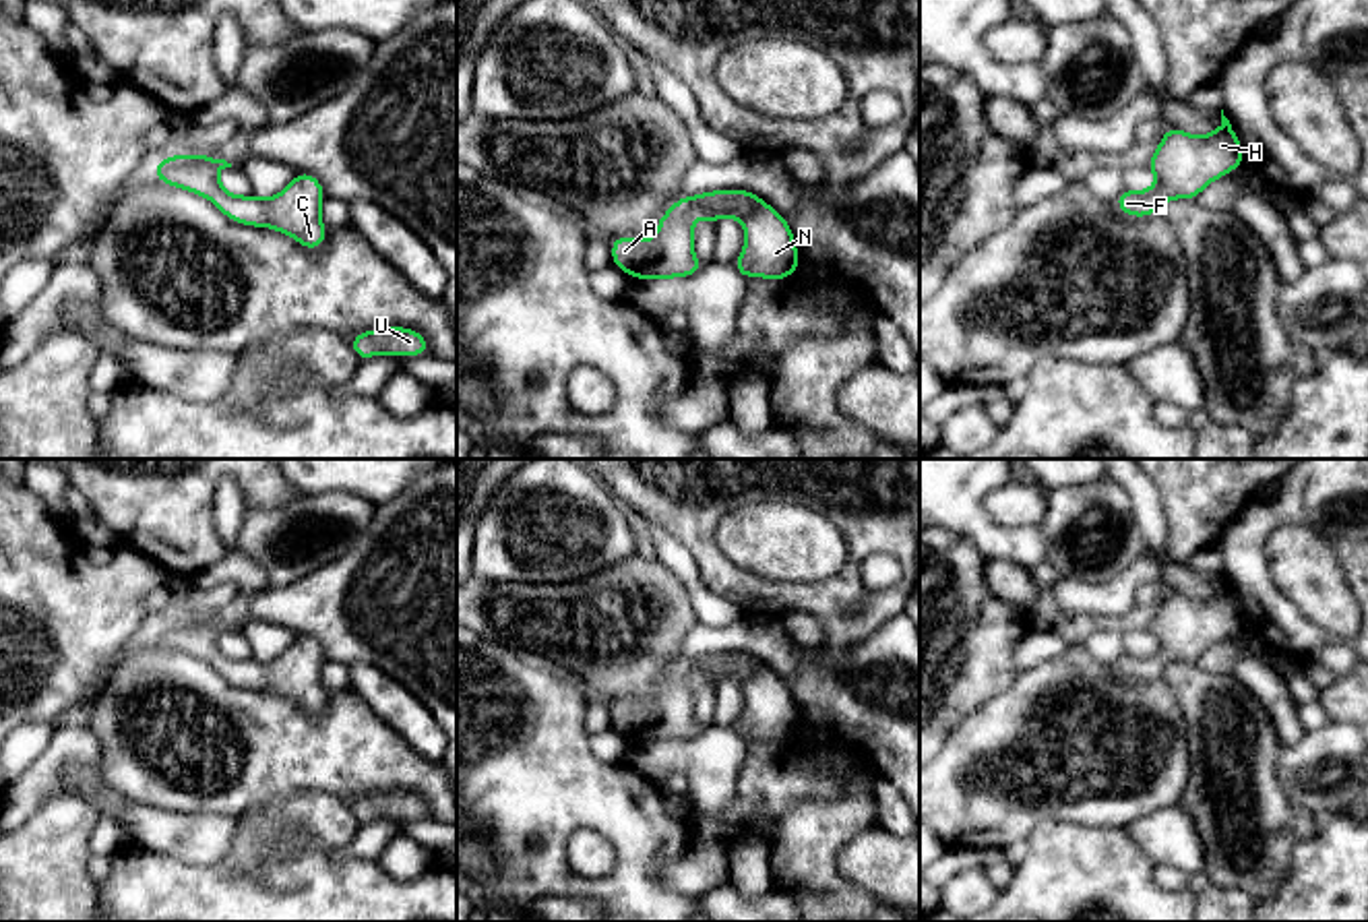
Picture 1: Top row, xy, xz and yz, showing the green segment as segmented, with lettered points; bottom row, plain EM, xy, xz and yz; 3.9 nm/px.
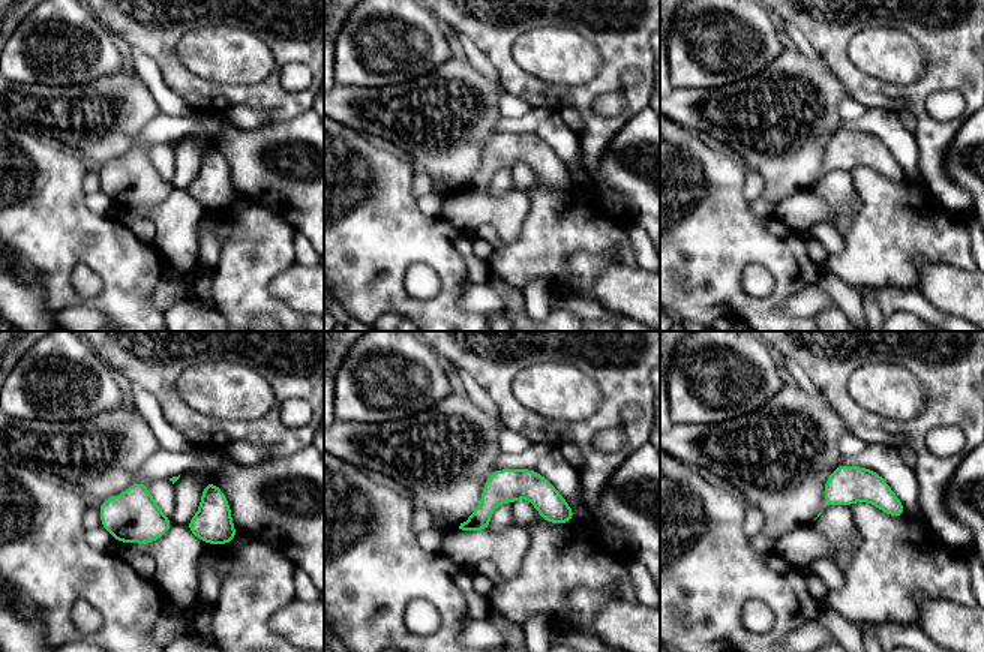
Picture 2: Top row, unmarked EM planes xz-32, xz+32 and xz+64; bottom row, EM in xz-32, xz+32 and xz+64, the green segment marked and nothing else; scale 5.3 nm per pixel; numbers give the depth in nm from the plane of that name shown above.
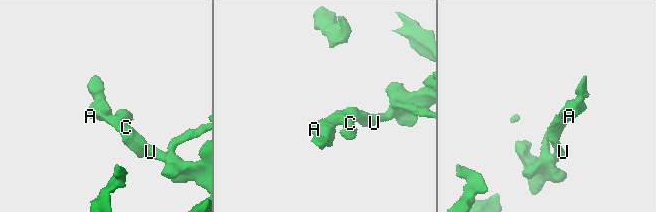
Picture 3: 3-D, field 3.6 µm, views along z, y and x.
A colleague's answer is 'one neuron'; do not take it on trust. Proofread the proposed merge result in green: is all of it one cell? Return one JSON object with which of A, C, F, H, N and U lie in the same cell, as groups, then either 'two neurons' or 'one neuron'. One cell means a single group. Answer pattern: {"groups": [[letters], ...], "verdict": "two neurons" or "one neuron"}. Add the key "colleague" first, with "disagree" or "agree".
{"colleague": "agree", "groups": [["A", "C", "F", "H", "N", "U"]], "verdict": "one neuron"}

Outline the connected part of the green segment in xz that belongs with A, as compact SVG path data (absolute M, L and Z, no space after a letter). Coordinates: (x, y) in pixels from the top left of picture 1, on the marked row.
M744 188L678 196L657 219L653 238L620 236L610 242L612 265L632 279L696 275L705 267L694 254L692 225L698 217L713 223L719 223L723 217L740 221L746 242L732 265L742 279L765 277L769 281L783 281L798 271L800 254L787 219Z

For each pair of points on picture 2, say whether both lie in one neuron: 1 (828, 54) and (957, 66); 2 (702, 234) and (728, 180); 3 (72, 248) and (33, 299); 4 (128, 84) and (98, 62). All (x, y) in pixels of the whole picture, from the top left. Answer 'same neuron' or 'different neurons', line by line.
1: same neuron
2: same neuron
3: different neurons
4: different neurons

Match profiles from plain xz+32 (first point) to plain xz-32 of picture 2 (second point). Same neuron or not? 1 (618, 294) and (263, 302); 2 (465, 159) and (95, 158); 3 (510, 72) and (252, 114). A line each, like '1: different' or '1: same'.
1: different
2: same
3: different

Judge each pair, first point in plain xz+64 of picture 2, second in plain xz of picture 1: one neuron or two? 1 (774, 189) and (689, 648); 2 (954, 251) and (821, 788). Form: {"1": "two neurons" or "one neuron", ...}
{"1": "two neurons", "2": "one neuron"}

